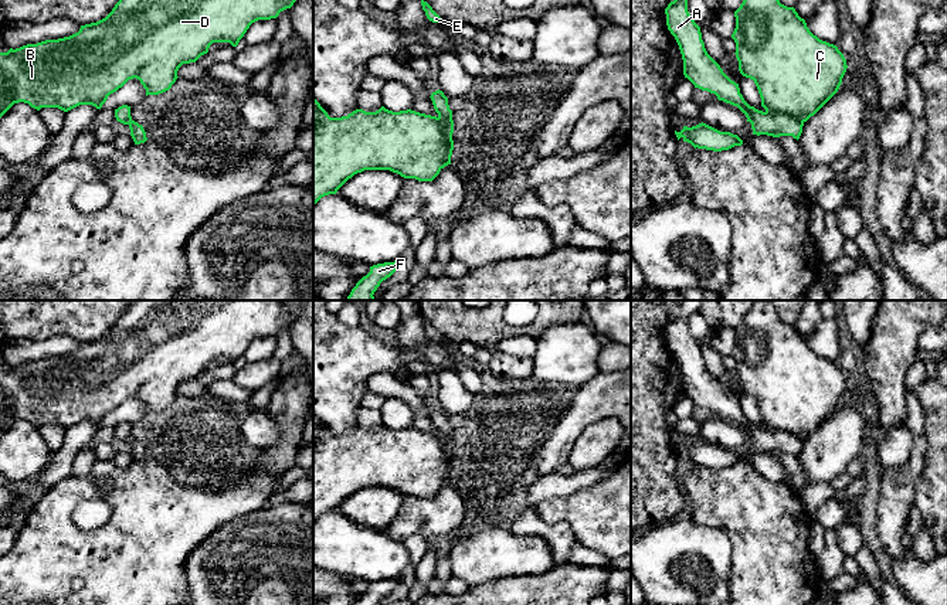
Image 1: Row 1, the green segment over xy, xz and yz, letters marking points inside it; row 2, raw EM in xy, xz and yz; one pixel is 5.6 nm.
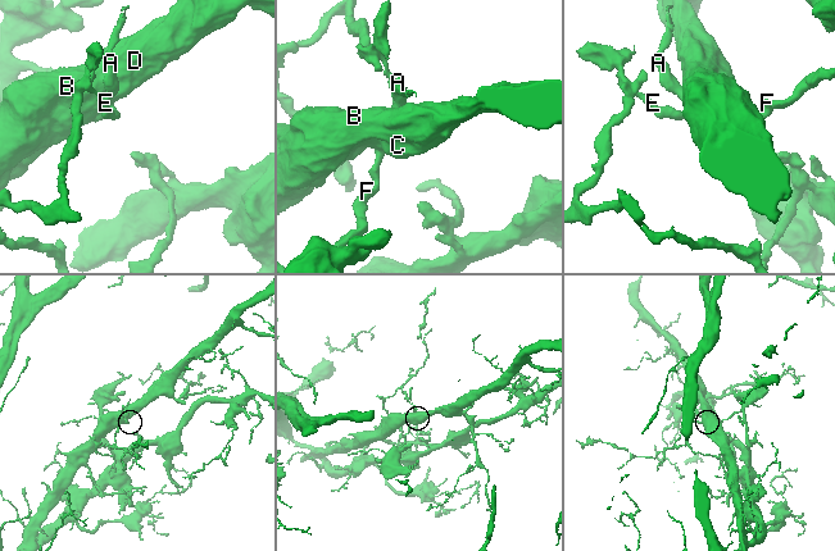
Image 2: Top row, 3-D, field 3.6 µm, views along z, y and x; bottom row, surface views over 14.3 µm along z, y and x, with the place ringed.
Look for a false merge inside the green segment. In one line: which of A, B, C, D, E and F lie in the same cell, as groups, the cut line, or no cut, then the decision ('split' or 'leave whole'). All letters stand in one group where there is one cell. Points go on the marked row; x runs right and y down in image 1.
A B C D / E F; cut in yz along (766, 109), (774, 114), (786, 114), (803, 122); split

